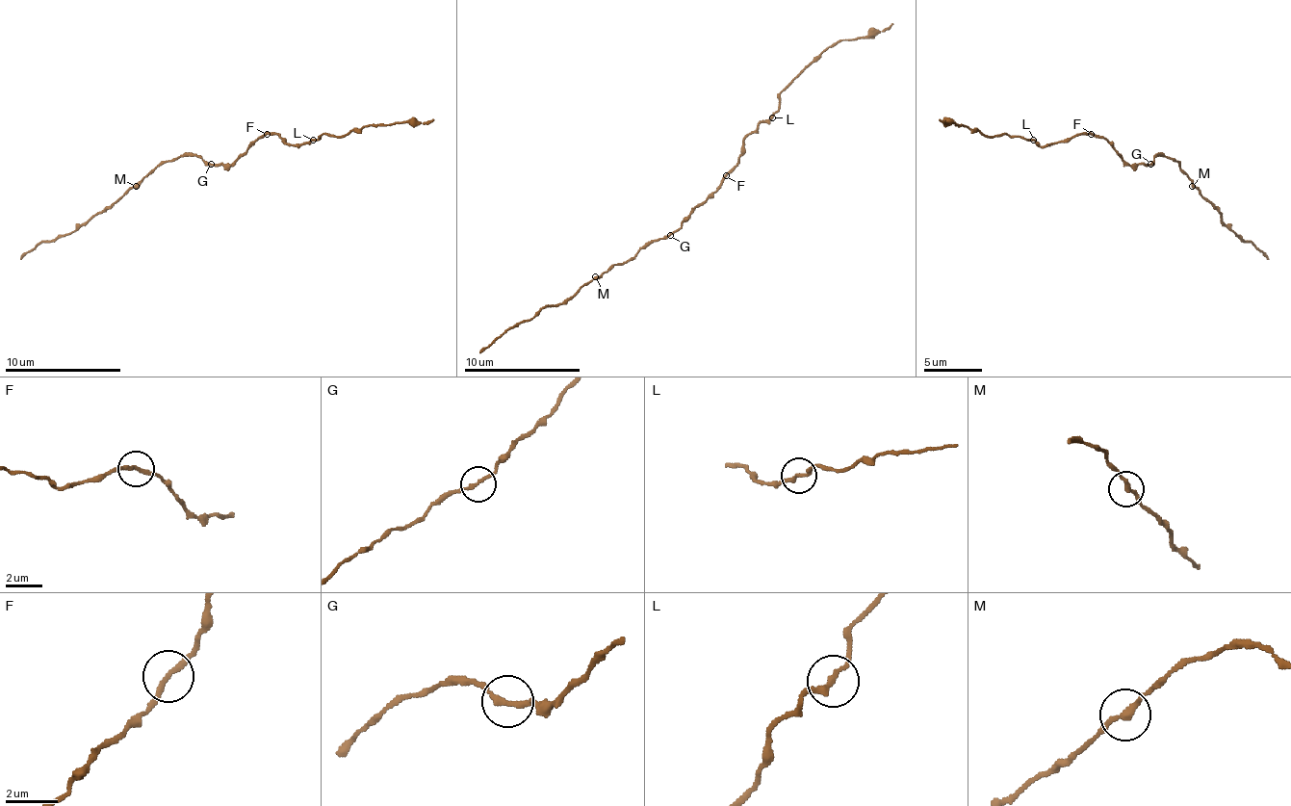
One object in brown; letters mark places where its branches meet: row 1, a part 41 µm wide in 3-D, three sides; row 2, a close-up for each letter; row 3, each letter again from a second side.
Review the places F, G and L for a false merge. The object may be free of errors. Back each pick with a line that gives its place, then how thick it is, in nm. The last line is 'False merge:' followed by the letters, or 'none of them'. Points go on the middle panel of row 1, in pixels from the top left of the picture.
False merge: none of them

